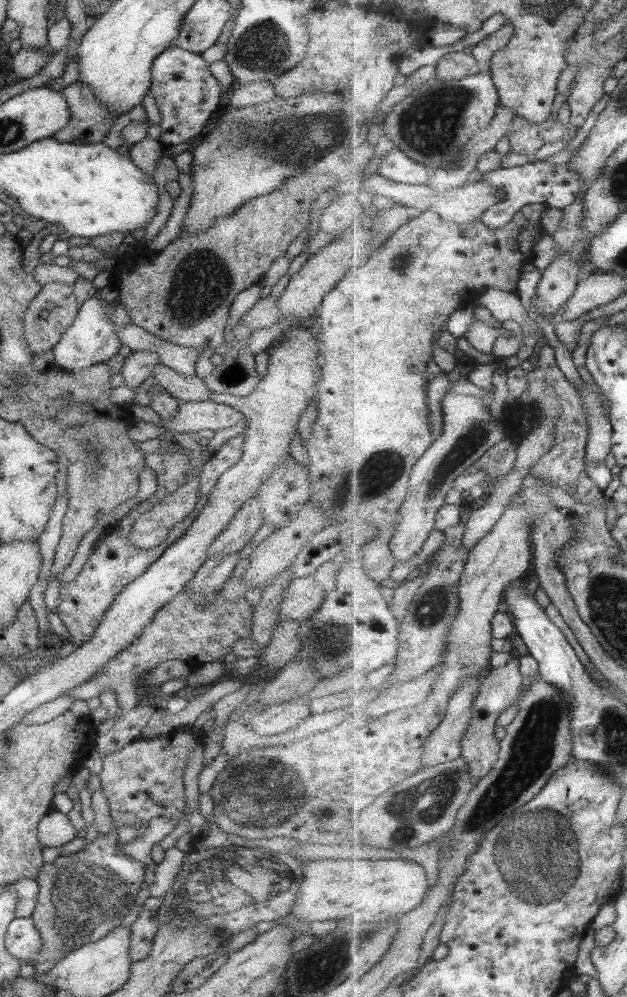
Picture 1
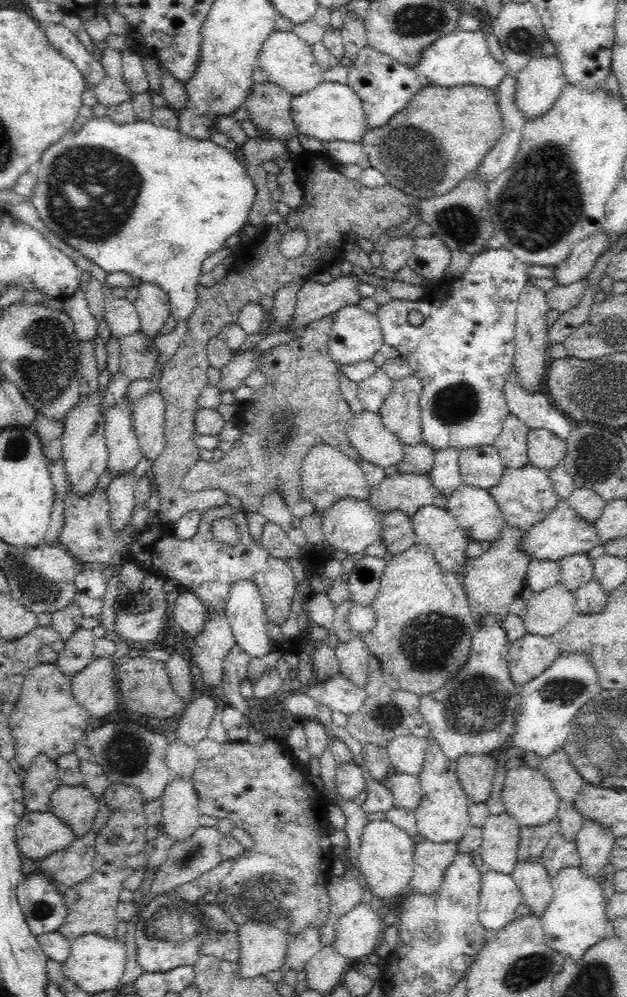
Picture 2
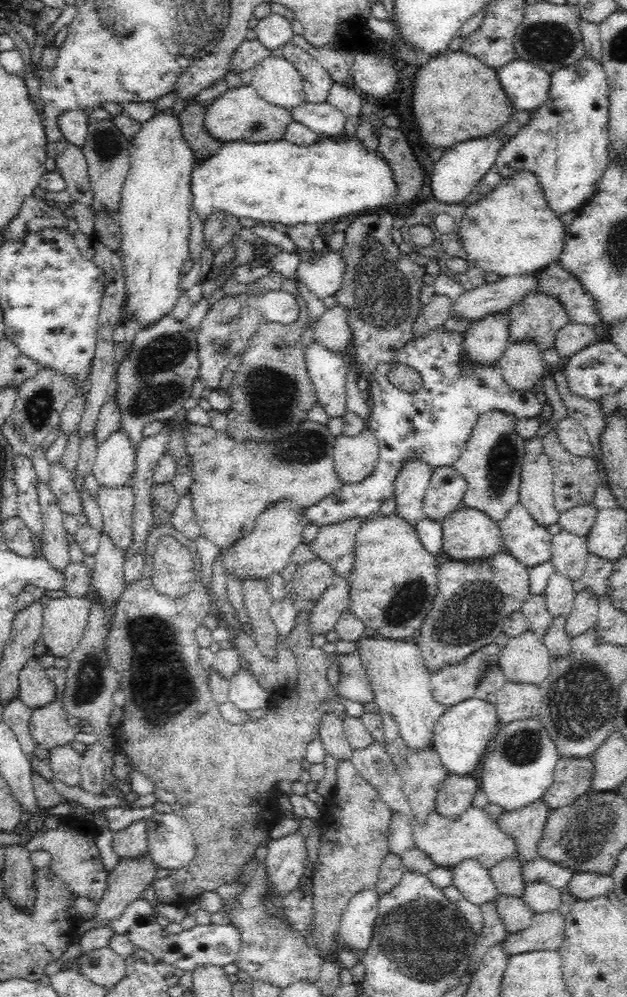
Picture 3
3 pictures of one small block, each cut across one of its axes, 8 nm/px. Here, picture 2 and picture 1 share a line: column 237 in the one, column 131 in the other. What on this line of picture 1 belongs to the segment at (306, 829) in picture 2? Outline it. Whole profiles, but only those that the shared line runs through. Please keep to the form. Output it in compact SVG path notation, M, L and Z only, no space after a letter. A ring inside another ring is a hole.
M185 727L179 730L169 730L166 731L165 734L158 734L155 736L155 739L141 739L130 742L125 745L123 748L105 755L102 758L102 768L101 772L98 772L98 777L100 780L100 789L102 790L105 798L107 799L110 820L113 820L114 828L110 829L110 832L106 836L98 835L90 844L85 844L83 848L75 853L70 854L68 856L62 857L59 856L55 859L52 864L44 864L42 866L42 870L40 874L36 877L35 882L39 887L39 892L36 897L36 904L29 918L33 921L33 925L35 925L35 929L37 929L37 935L41 937L42 946L41 951L37 954L37 957L34 957L31 961L25 962L25 969L29 971L31 968L35 967L37 963L43 963L43 961L51 961L51 959L56 959L61 950L65 951L65 956L68 952L72 952L85 944L90 944L91 942L96 942L99 938L105 937L109 931L113 930L113 928L119 926L120 920L128 913L129 908L132 904L135 903L133 897L135 894L145 886L144 883L144 866L141 865L137 860L126 856L124 853L121 853L119 849L116 848L116 844L118 842L117 838L117 828L121 825L128 825L132 828L133 824L137 822L145 822L149 823L149 821L156 817L166 817L172 819L176 823L183 816L183 811L186 810L185 805L185 792L183 792L183 771L185 771L185 765L187 765L187 759L189 759L189 753L193 751L193 747L195 747L195 743L197 743L197 739L199 739L200 730L198 728L193 727Z

